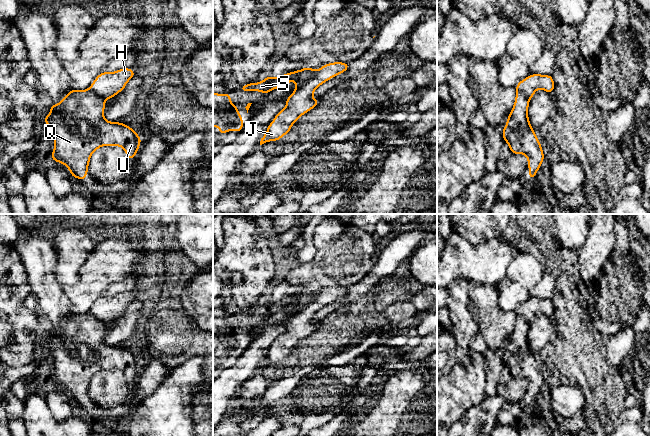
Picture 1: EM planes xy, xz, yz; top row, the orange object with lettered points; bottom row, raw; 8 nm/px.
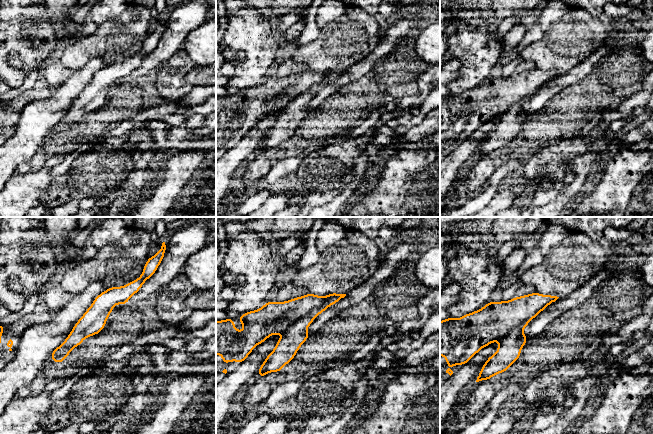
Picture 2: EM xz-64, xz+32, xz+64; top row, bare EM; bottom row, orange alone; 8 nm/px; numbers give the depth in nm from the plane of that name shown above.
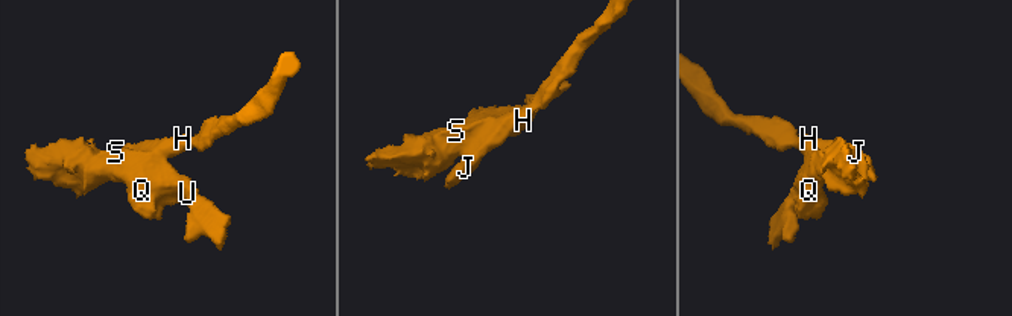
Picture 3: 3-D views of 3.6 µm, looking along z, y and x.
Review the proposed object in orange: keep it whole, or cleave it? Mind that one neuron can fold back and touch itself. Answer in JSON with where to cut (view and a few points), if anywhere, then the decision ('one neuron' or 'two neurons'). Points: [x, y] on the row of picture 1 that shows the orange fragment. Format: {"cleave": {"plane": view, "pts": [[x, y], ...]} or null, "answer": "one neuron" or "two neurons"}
{"cleave": {"plane": "xz", "pts": [[317, 70], [311, 78], [295, 90]]}, "answer": "two neurons"}

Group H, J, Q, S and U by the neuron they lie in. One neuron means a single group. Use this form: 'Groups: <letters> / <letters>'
Groups: H J / Q S U

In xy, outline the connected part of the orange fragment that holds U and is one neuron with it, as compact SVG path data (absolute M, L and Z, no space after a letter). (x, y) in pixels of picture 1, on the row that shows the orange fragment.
M90 89L70 90L44 118L54 138L51 159L64 164L72 177L87 177L91 155L102 146L120 146L128 160L137 155L141 137L128 125L104 118L105 102Z

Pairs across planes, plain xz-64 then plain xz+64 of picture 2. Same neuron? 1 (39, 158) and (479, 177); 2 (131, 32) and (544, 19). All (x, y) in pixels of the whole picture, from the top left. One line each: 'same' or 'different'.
1: same
2: different

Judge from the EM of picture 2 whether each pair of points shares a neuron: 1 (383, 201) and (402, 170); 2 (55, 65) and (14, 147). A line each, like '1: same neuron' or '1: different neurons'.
1: same neuron
2: different neurons

